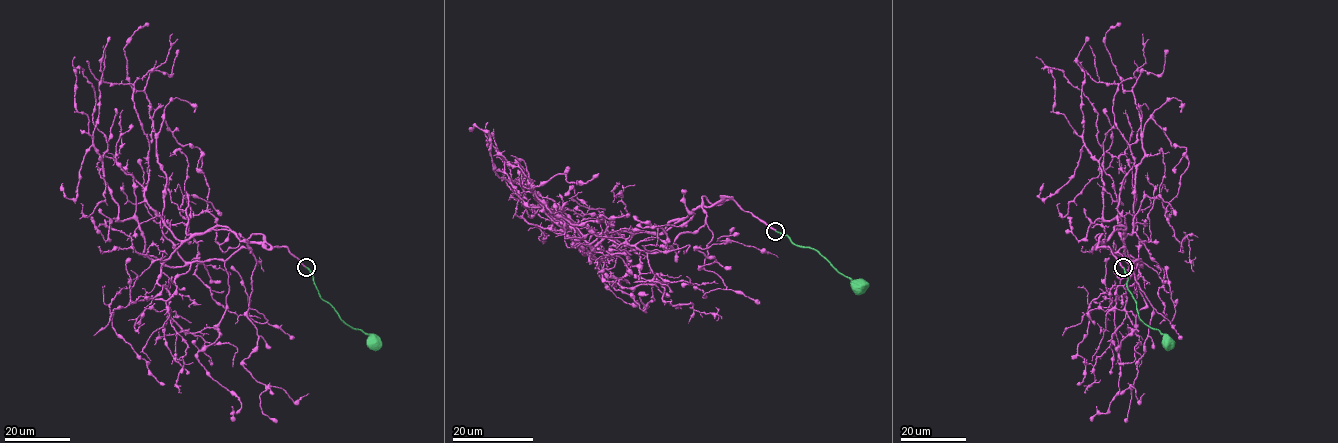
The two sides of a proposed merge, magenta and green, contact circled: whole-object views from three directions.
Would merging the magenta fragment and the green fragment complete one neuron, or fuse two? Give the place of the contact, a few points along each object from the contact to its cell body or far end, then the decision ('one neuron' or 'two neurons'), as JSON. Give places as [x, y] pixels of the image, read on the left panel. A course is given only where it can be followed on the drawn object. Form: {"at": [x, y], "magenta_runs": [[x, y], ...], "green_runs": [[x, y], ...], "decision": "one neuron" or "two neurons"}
{"at": [306, 267], "magenta_runs": [[307, 267], [285, 247], [230, 230], [179, 240], [137, 181], [105, 152], [101, 158], [92, 132], [110, 37]], "green_runs": [[307, 267], [320, 296], [339, 317], [365, 332], [373, 341]], "decision": "two neurons"}

